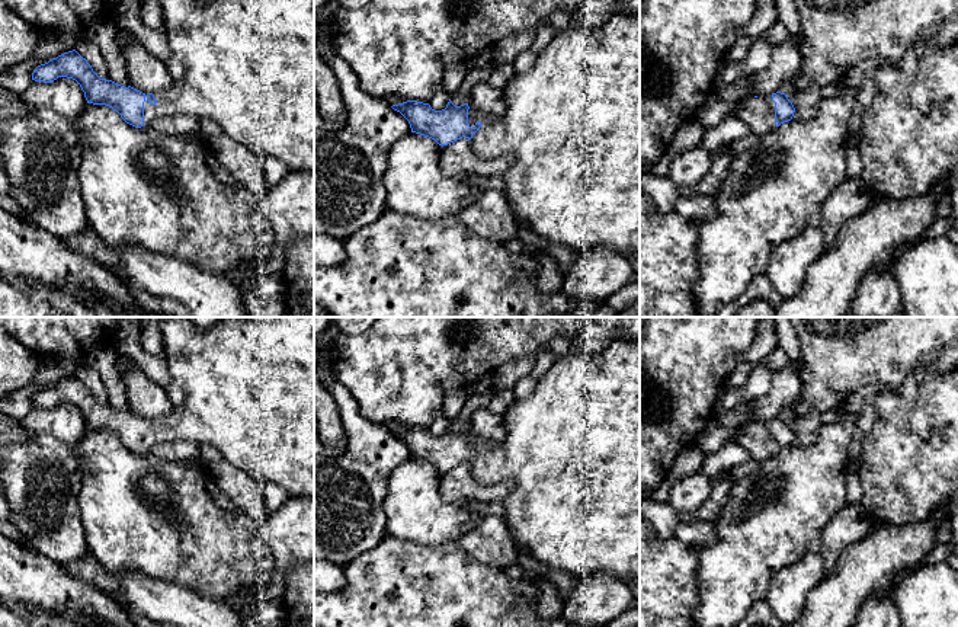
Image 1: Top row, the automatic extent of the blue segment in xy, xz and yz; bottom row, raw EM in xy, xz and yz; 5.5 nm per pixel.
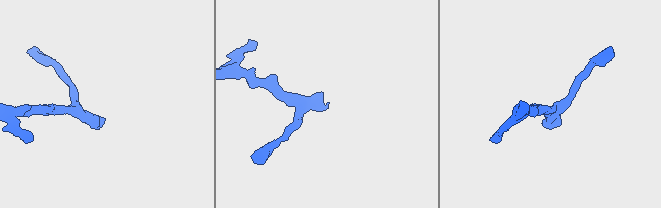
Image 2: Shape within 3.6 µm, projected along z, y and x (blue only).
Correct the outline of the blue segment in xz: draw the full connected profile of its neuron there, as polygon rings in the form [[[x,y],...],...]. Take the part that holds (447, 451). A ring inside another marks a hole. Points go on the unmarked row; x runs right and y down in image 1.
[[[616,338],[600,352],[584,352],[577,345],[571,345],[570,351],[558,358],[547,375],[536,383],[531,396],[523,400],[515,400],[509,406],[503,420],[504,439],[494,447],[483,445],[471,435],[470,426],[455,432],[449,425],[442,436],[435,436],[429,429],[417,426],[407,426],[391,434],[408,447],[411,458],[429,463],[442,473],[465,463],[470,466],[474,480],[483,486],[512,480],[513,489],[500,502],[510,537],[548,570],[563,570],[571,576],[603,570],[625,583],[629,579],[640,579],[640,338]]]

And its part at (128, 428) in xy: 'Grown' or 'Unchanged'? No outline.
Grown

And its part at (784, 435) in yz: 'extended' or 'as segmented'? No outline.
extended

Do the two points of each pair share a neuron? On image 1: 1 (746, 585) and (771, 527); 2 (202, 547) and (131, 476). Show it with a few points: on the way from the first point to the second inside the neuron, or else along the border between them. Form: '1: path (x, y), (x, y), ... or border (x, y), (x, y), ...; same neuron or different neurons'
1: path (746, 570), (746, 554), (756, 541); same neuron
2: path (180, 528), (164, 515), (151, 515), (134, 498); same neuron

